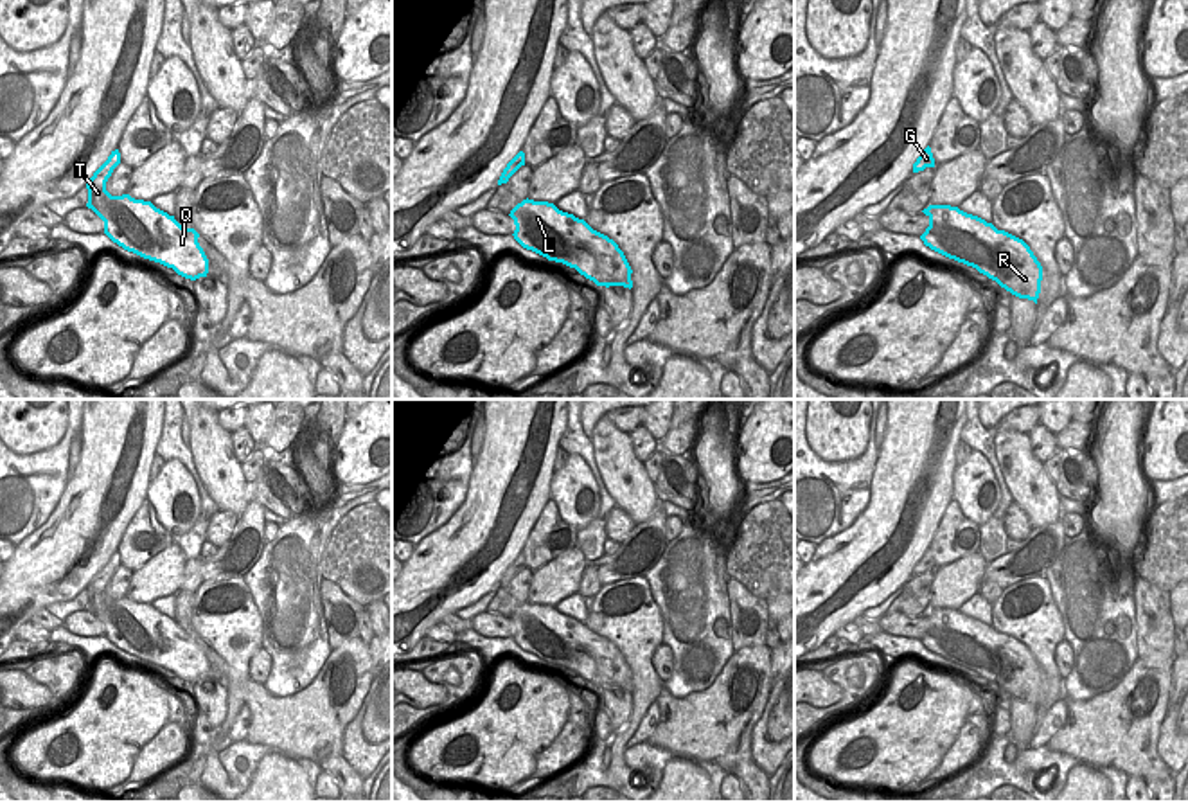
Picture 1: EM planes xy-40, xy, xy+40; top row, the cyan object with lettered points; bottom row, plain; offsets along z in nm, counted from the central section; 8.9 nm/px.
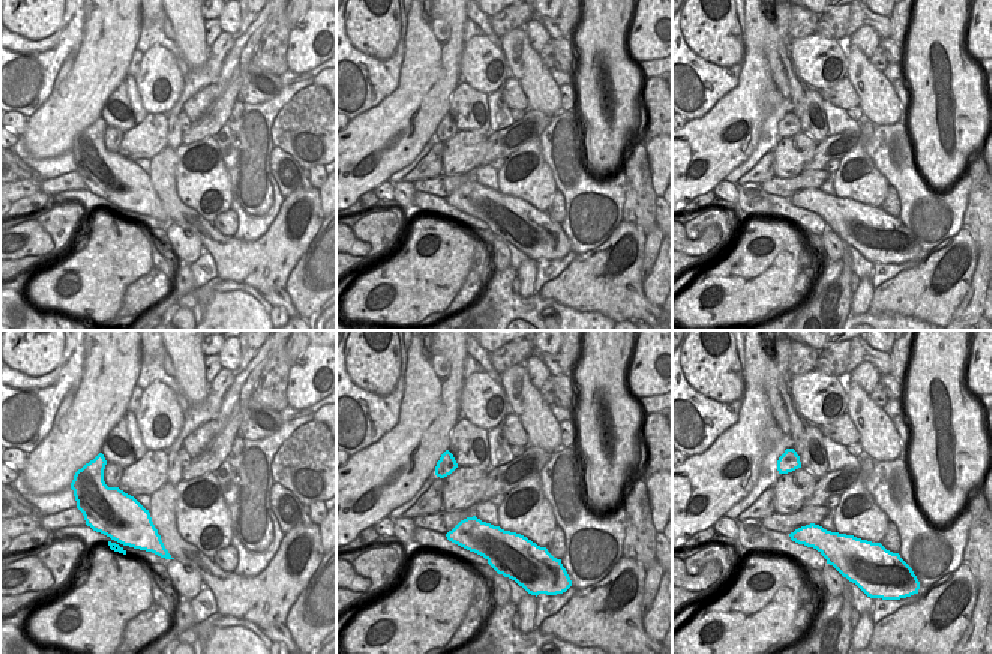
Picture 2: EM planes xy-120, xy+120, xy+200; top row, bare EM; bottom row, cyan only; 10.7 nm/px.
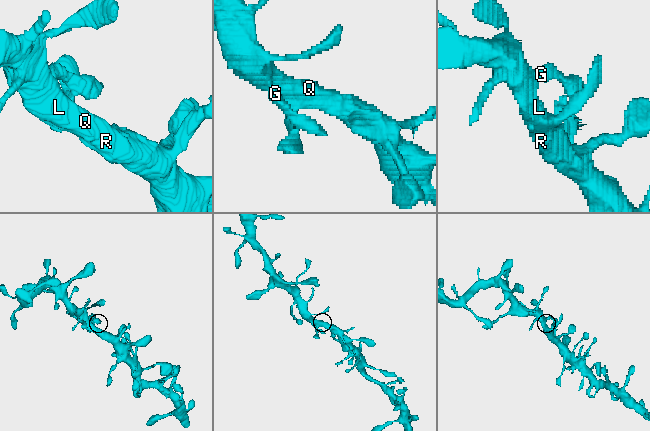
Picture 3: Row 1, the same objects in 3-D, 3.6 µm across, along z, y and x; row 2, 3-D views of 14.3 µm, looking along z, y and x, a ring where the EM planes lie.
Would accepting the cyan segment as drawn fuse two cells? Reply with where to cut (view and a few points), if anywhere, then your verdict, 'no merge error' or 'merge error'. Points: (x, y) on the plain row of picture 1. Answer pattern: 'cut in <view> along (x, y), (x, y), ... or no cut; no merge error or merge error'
no cut; no merge error

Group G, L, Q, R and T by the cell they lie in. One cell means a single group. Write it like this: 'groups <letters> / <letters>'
groups G L Q R T

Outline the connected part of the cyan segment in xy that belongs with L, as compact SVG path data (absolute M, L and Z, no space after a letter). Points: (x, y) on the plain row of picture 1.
M528 601L509 619L516 628L512 638L523 651L575 671L597 689L633 691L633 673L624 655L584 622L559 613L554 606Z

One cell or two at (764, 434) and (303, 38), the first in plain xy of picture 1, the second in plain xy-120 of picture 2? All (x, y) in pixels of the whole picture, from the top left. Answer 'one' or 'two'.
one

